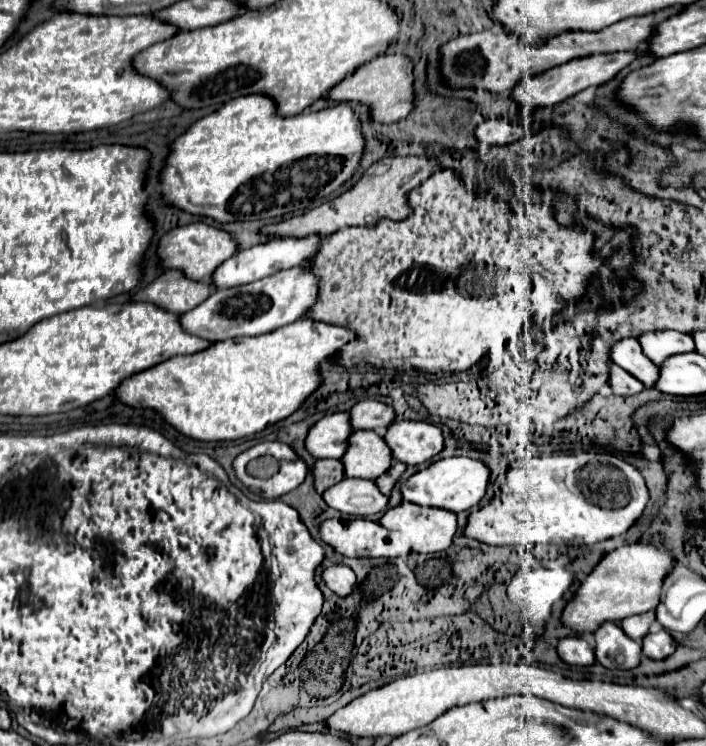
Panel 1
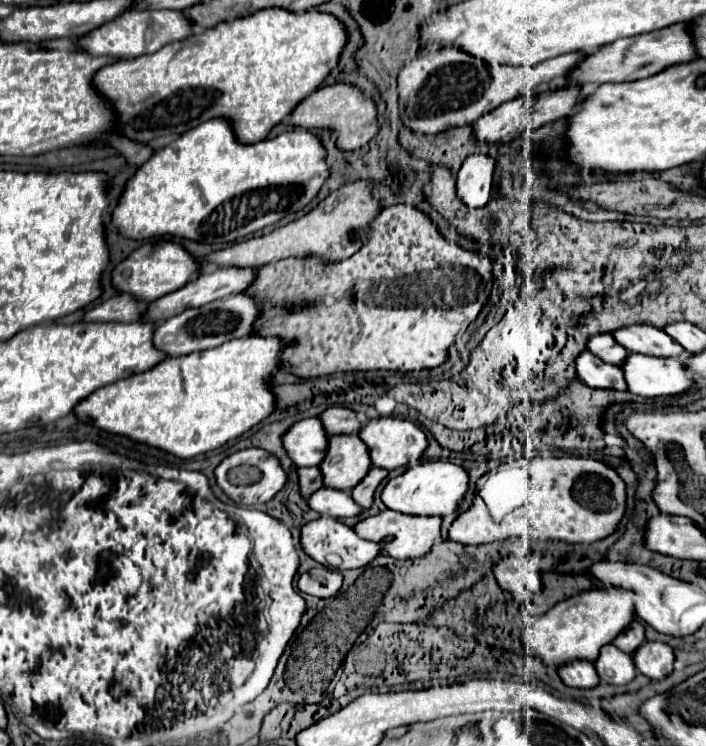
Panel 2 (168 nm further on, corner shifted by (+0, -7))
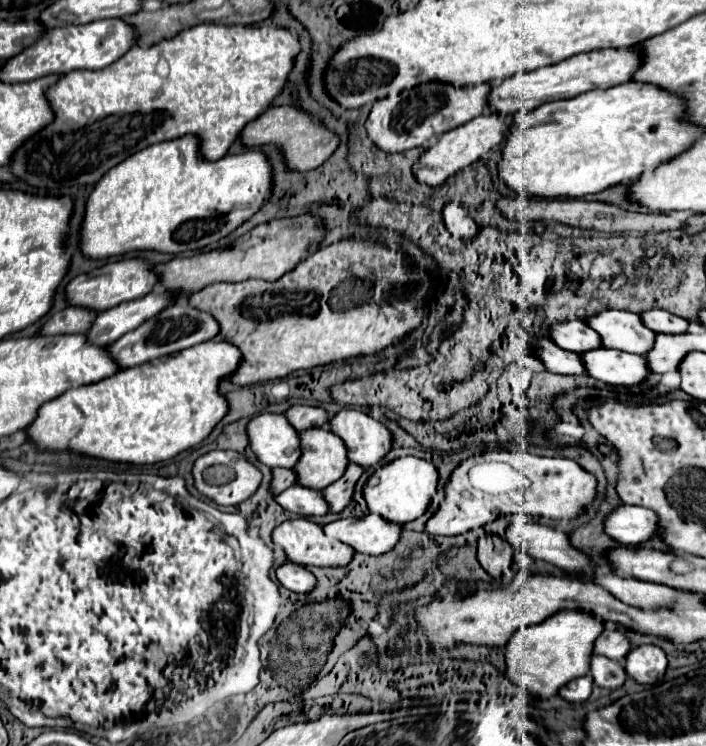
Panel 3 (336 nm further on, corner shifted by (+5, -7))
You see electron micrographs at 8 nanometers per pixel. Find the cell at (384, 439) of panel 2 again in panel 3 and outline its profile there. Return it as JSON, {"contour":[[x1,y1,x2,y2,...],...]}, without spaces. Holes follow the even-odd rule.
{"contour":[[341,410,335,414,331,430,345,442,349,460,363,468,381,462,393,446,391,430,359,410]]}

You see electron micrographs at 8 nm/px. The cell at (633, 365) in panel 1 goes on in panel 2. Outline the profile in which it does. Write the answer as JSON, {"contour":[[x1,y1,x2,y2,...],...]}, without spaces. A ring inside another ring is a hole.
{"contour":[[598,334,598,336,590,336,590,340,586,342,588,352,596,354,598,358,602,358,608,364,616,364,620,366,626,360,626,348,622,348,618,342,614,342,614,338,610,334]]}

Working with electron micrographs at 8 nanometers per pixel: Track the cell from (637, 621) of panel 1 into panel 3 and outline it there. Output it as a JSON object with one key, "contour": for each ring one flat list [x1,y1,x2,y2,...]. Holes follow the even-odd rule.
{"contour":[[605,630,601,638,597,638,593,652,601,656,609,656,611,660,623,660,629,652,629,640,621,630]]}

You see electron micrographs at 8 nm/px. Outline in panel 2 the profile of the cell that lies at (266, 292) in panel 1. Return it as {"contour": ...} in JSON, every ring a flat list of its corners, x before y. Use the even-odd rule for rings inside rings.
{"contour":[[232,294,222,300,208,302,200,308,190,308,178,316,168,318,166,322,154,328,154,348,166,352,166,356,184,356,208,348,216,348,232,338,250,336,252,324,258,318,258,310,254,300,244,294]]}

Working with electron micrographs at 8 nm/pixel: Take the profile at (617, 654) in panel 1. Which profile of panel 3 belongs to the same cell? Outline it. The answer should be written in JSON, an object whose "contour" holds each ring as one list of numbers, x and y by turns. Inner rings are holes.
{"contour":[[593,654,593,658,591,658,591,676,593,676,597,686,615,690,615,688,623,686,625,678,627,678,627,672,617,660]]}

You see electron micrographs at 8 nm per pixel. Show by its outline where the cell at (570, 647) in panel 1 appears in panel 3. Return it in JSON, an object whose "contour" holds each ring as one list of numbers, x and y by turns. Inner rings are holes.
{"contour":[[579,676,575,680,571,680,569,684,565,684,561,690,559,690,559,696,569,700,569,702,585,702,591,694,591,688,593,688,593,680,591,676]]}

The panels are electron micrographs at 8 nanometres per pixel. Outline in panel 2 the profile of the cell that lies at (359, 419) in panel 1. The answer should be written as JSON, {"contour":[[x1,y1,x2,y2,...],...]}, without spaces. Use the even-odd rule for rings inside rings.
{"contour":[[326,408,320,416,322,426,326,428,328,436,334,434,358,434,358,430,362,428,362,422,356,418,356,412,348,410,348,408]]}

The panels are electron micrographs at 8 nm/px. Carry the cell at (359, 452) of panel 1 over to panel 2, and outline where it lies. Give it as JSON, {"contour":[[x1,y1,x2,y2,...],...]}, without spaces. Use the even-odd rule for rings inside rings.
{"contour":[[356,434,330,436,326,460,318,466,324,486,350,492,370,470,370,454]]}

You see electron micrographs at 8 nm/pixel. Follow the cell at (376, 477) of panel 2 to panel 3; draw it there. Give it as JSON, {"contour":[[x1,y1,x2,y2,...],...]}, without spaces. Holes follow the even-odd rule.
{"contour":[[349,464,347,472,345,472,345,478,333,482,329,488,323,490,323,496,329,502,331,512,343,512,347,508,347,504,353,498,353,490,355,490,355,484,361,478,361,474,363,474,361,466]]}

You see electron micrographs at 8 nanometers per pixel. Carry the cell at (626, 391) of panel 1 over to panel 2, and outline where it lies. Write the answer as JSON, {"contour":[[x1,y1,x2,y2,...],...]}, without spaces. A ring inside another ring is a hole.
{"contour":[[582,352,576,358,576,376,594,388,614,388,614,390,626,390,626,384,622,380,622,370,616,366,606,364,598,356,590,352]]}

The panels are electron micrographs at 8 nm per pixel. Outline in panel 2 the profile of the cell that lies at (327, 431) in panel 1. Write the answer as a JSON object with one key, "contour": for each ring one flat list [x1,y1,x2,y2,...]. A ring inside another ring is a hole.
{"contour":[[302,418,284,432,282,446,298,468,318,466,326,456,328,434,318,418]]}

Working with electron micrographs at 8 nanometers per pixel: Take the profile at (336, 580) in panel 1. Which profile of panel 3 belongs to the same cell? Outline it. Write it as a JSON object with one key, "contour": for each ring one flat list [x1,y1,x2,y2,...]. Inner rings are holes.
{"contour":[[287,562,285,566,277,568,275,574,277,574,277,580,291,592,307,594,307,592,313,592,313,588,317,588,317,578,305,566]]}

